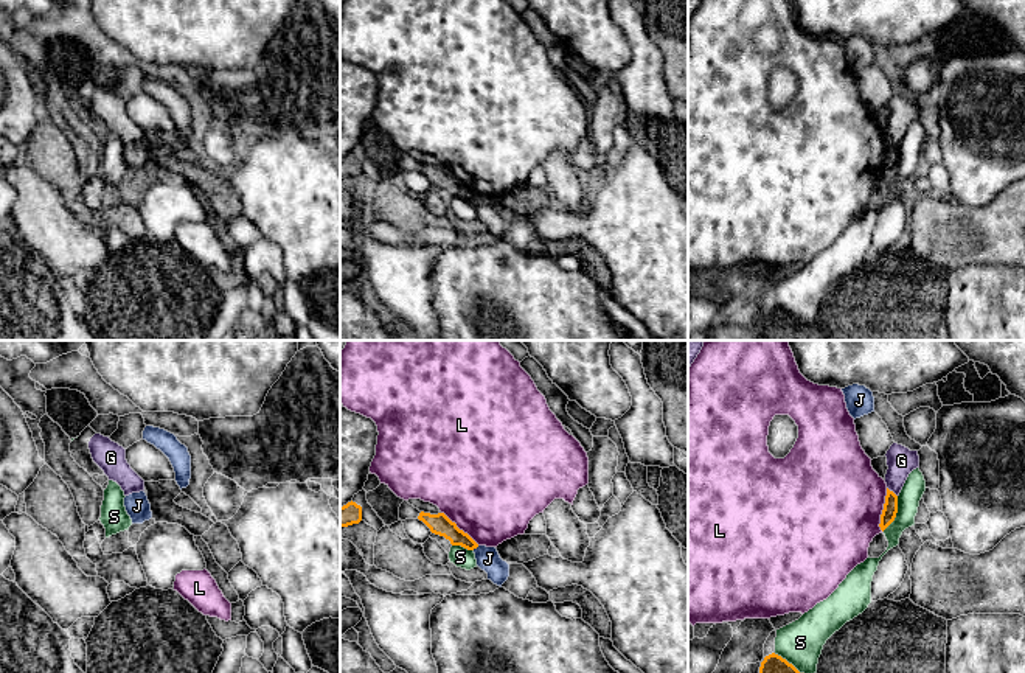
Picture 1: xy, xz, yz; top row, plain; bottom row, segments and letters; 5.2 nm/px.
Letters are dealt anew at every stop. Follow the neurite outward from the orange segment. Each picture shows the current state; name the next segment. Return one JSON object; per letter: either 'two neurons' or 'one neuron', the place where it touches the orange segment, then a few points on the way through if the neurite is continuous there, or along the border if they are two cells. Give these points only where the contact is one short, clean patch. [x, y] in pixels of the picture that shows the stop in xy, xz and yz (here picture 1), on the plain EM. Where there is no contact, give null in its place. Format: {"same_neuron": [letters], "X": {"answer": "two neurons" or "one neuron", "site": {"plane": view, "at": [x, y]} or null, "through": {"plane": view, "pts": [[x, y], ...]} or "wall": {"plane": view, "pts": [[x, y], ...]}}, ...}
{"same_neuron": [], "G": {"answer": "two neurons", "site": {"plane": "yz", "at": [892, 143]}, "wall": {"plane": "yz", "pts": [[887, 139], [896, 148]]}}, "J": {"answer": "two neurons", "site": {"plane": "xz", "at": [476, 199]}, "wall": {"plane": "xz", "pts": [[479, 198], [472, 201]]}}, "L": {"answer": "two neurons", "site": {"plane": "yz", "at": [882, 162]}}, "S": {"answer": "two neurons", "site": {"plane": "yz", "at": [896, 163]}}}

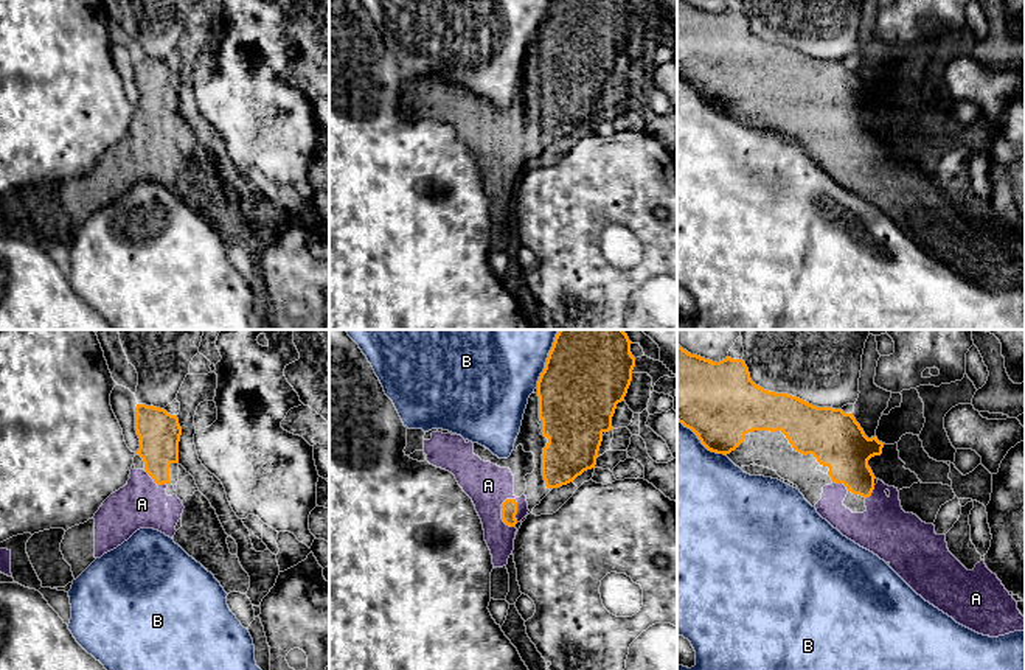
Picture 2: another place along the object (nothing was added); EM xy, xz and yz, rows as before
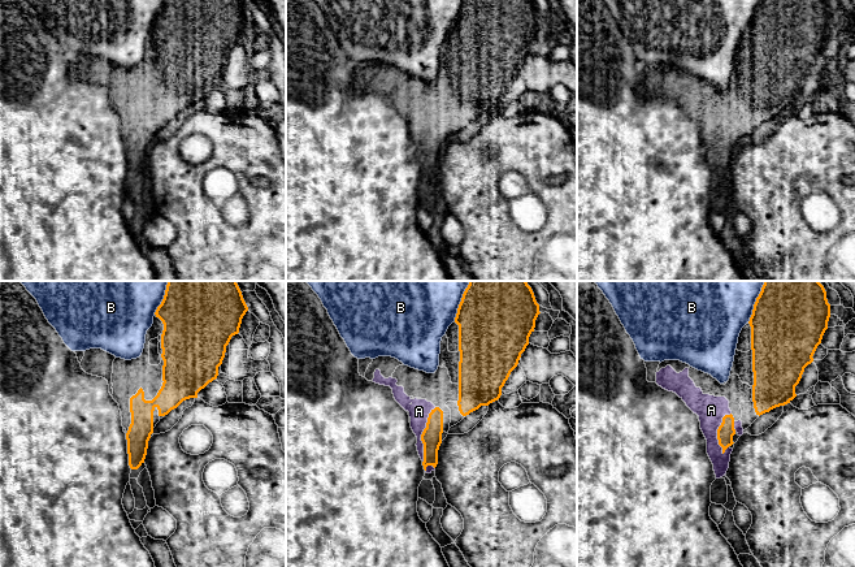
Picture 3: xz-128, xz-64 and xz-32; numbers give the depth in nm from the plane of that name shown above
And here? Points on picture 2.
{"same_neuron": ["A"], "A": {"answer": "one neuron", "site": {"plane": "xz", "at": [502, 167]}, "through": {"plane": "xz", "pts": [[510, 157], [502, 167], [488, 137]]}}, "B": {"answer": "two neurons", "site": {"plane": "xz", "at": [544, 20]}}}

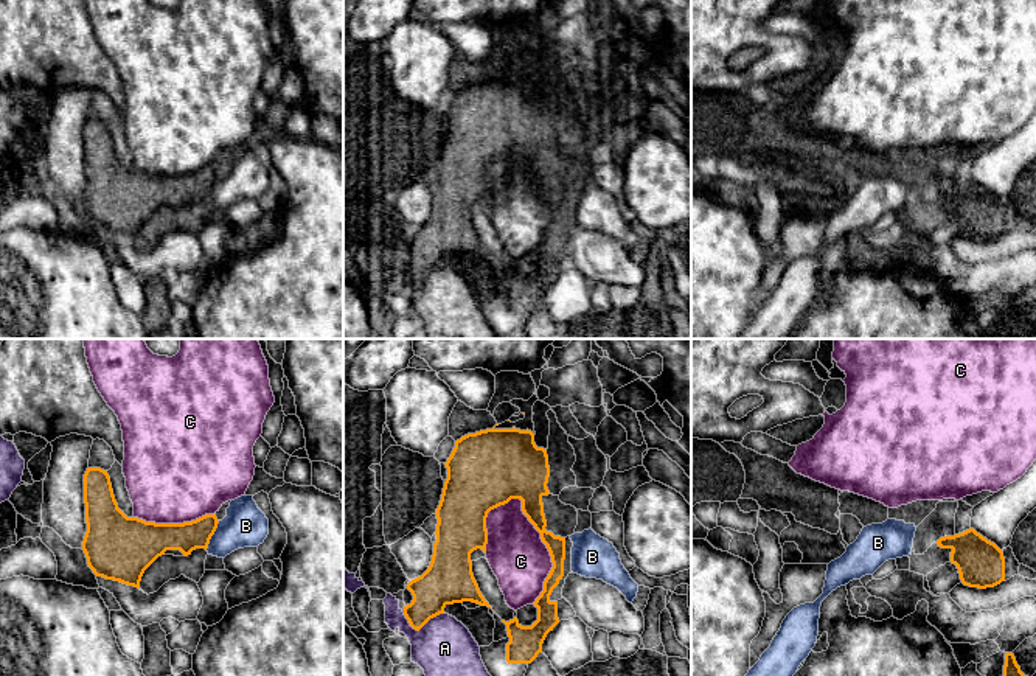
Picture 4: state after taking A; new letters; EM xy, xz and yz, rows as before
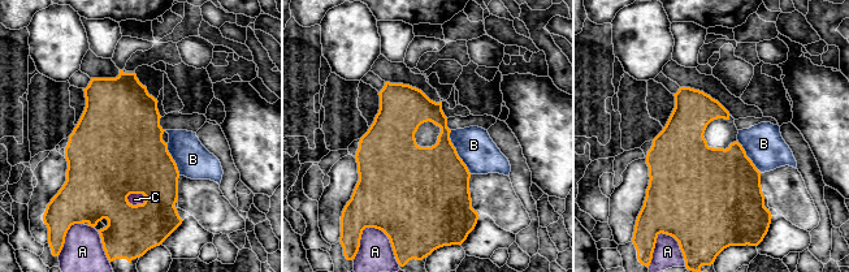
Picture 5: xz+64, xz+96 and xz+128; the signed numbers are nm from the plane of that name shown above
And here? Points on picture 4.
{"same_neuron": [], "A": {"answer": "two neurons", "site": {"plane": "xz", "at": [421, 278]}}, "B": {"answer": "two neurons", "site": {"plane": "xy", "at": [213, 185]}, "wall": {"plane": "xy", "pts": [[219, 173], [205, 201]]}}, "C": {"answer": "two neurons", "site": {"plane": "xz", "at": [547, 199]}}}

